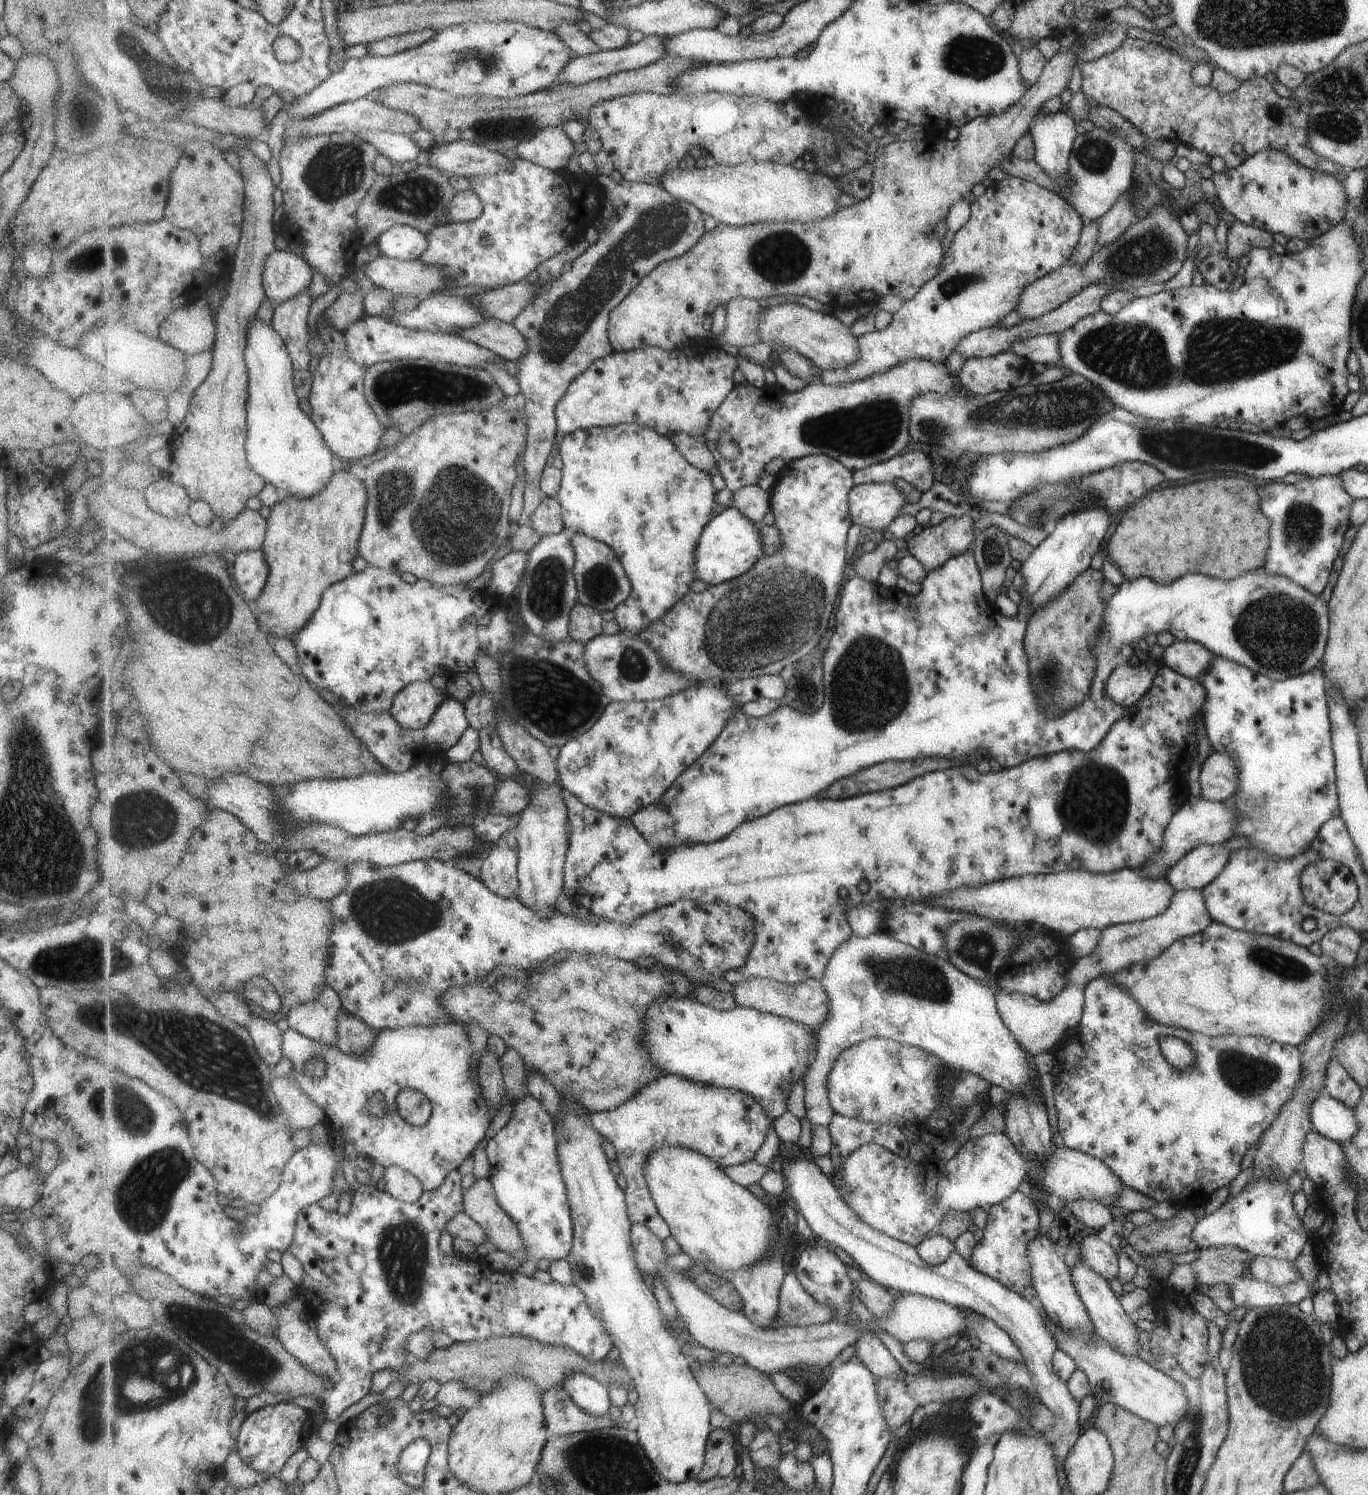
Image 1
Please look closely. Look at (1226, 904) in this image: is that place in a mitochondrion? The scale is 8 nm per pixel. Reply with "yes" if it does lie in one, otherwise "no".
no

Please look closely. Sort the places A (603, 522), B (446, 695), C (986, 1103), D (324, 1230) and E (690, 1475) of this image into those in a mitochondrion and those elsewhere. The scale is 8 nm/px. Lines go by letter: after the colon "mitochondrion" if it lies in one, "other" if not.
A: other
B: other
C: other
D: other
E: other

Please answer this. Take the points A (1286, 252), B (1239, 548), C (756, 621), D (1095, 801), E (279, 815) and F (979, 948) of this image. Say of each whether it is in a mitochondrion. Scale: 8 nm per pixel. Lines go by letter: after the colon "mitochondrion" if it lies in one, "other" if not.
A: other
B: other
C: mitochondrion
D: mitochondrion
E: other
F: mitochondrion

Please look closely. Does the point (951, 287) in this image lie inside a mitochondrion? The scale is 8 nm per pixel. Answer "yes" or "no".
yes

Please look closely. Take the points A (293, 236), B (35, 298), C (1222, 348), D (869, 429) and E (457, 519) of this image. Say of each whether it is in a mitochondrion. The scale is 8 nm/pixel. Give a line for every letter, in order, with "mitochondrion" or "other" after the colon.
A: other
B: other
C: mitochondrion
D: mitochondrion
E: mitochondrion

